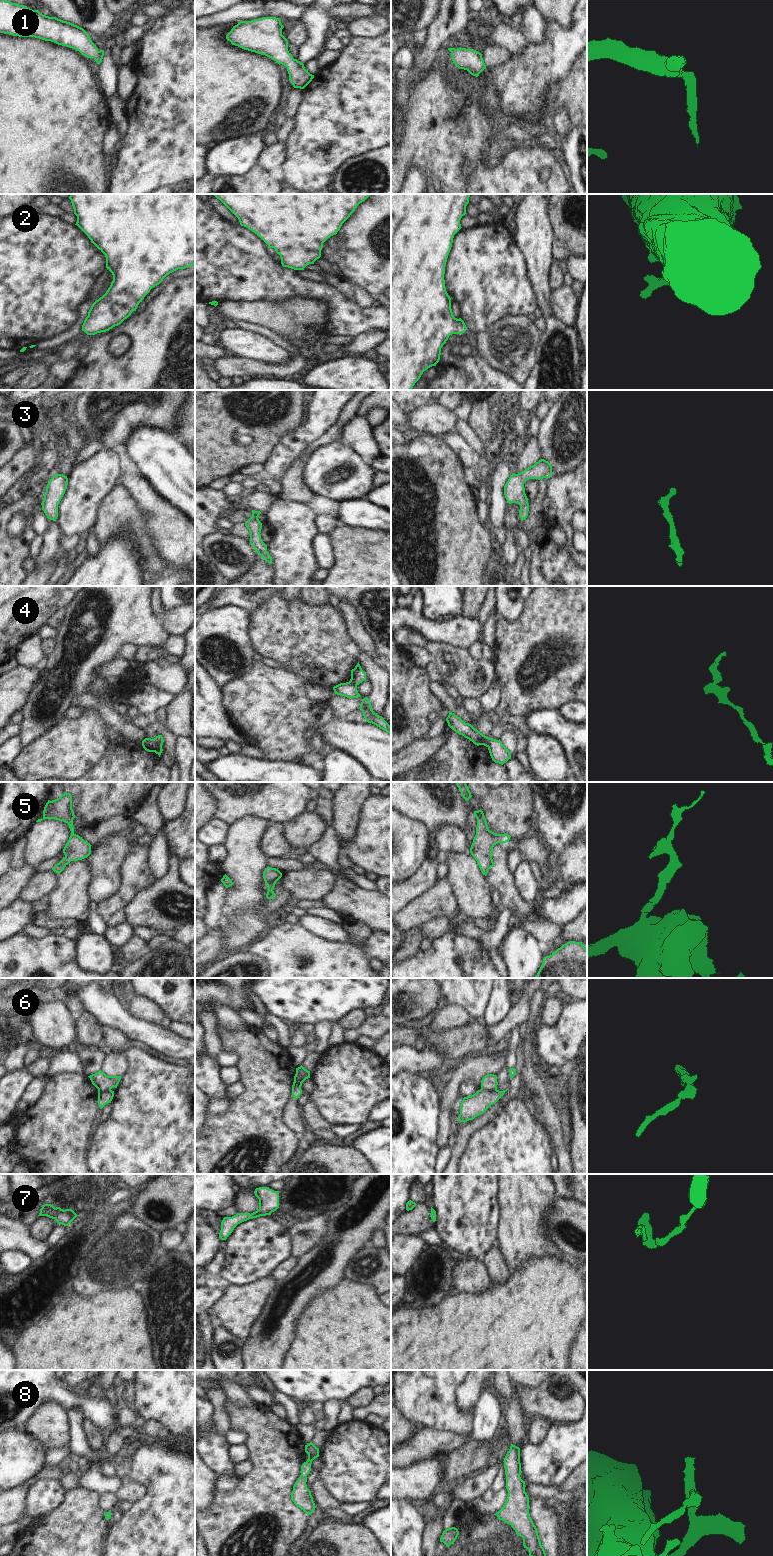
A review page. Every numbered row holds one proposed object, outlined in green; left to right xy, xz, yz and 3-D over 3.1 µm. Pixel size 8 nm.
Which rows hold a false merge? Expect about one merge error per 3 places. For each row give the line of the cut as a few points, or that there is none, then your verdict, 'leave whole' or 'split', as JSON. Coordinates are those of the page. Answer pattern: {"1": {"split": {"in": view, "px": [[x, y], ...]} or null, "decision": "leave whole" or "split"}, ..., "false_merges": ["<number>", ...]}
{"1": {"split": null, "decision": "leave whole"}, "2": {"split": null, "decision": "leave whole"}, "3": {"split": null, "decision": "leave whole"}, "4": {"split": {"in": "xy", "px": [[153, 739], [161, 749]]}, "decision": "split"}, "5": {"split": null, "decision": "leave whole"}, "6": {"split": {"in": "xz", "px": [[296, 1071], [300, 1076], [300, 1082], [292, 1088]]}, "decision": "split"}, "7": {"split": null, "decision": "leave whole"}, "8": {"split": null, "decision": "leave whole"}, "false_merges": ["4", "6"]}

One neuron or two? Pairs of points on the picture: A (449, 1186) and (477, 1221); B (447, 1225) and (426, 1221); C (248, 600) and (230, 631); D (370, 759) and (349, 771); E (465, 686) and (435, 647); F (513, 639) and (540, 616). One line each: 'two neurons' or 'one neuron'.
A: one neuron
B: two neurons
C: two neurons
D: two neurons
E: one neuron
F: one neuron

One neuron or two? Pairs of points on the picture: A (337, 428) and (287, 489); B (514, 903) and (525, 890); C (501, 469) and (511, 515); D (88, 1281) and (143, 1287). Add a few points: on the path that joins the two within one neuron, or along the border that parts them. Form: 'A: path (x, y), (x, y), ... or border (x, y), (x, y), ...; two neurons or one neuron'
A: path (321, 441), (301, 459), (294, 473); one neuron
B: border (512, 874), (518, 894), (523, 899), (534, 902); two neurons
C: border (508, 503), (505, 509), (505, 523), (503, 525); two neurons
D: border (154, 1262), (138, 1279); two neurons

